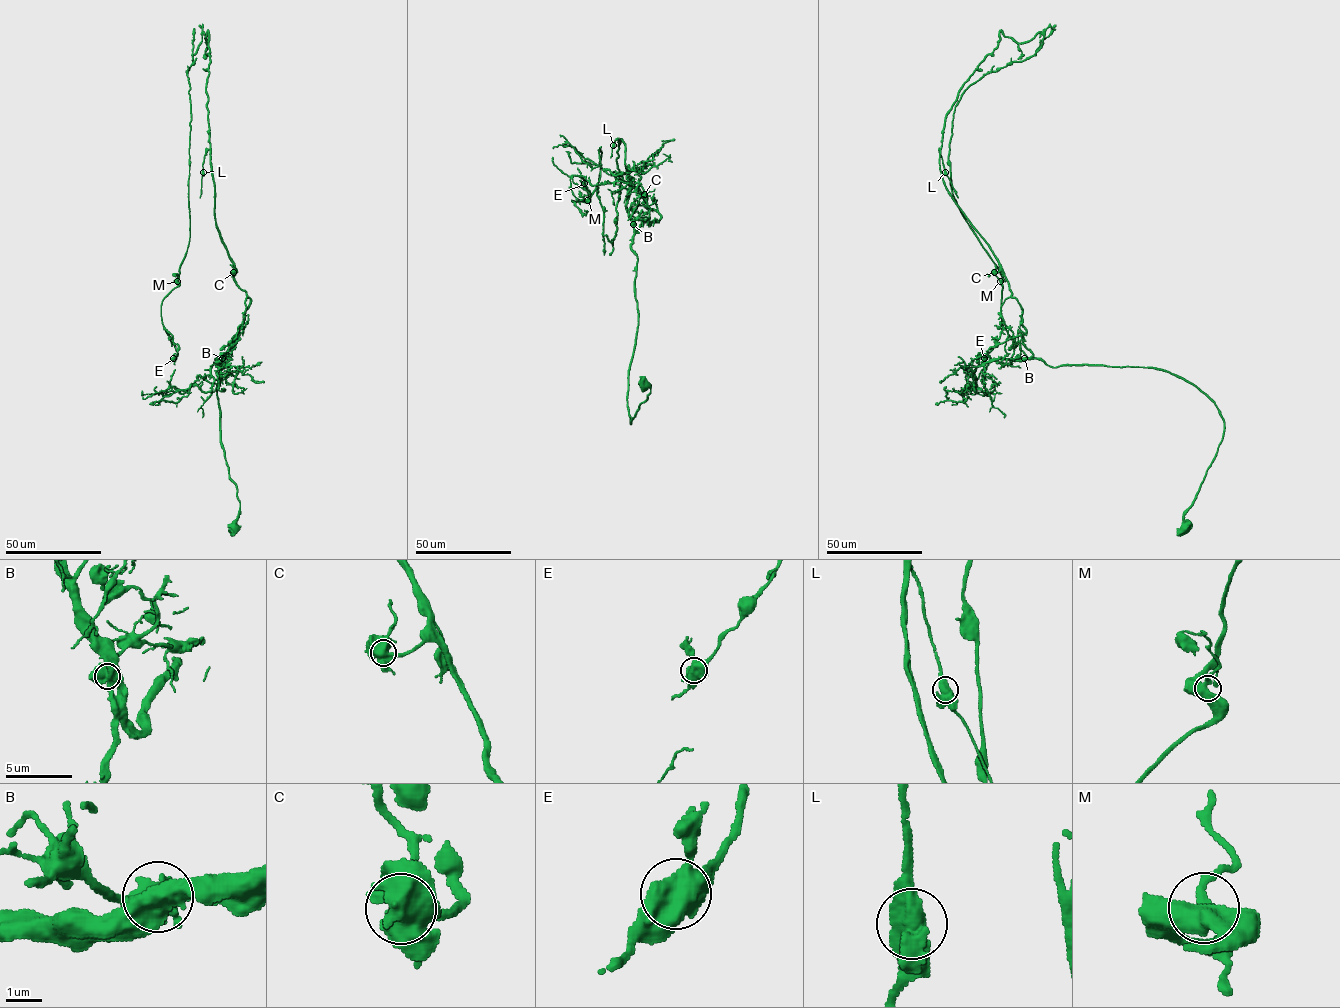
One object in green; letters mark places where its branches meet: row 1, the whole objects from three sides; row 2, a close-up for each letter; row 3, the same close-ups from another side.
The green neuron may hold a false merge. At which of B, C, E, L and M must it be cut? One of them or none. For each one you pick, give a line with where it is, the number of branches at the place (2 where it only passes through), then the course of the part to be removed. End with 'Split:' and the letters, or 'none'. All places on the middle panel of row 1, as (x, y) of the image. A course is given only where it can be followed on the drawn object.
B: (633, 224) | 3 | (633, 224), (636, 220), (658, 221)
Split: B

